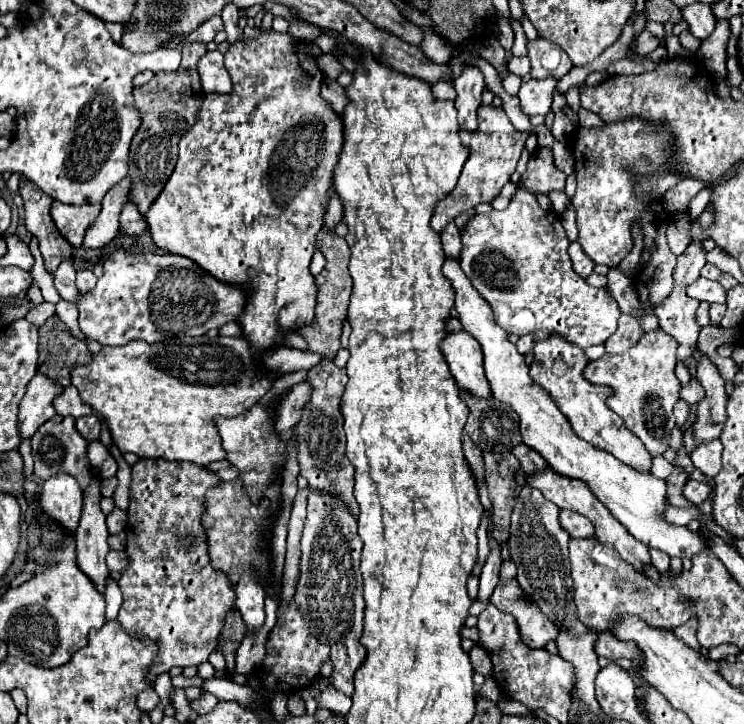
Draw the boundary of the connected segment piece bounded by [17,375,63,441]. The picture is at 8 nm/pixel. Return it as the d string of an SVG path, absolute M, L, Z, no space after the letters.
M35 375L27 385L27 393L19 403L19 419L17 429L21 441L31 439L35 431L55 415L53 399L63 391L63 387L55 387L55 383L47 383L41 375Z

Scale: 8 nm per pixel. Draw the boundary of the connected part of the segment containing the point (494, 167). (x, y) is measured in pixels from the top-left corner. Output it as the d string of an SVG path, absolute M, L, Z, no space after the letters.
M481 105L479 107L477 131L473 131L473 133L459 131L461 141L469 149L469 159L463 165L463 171L459 175L455 189L447 195L447 199L441 199L437 203L433 219L431 219L431 227L437 233L441 233L443 227L449 221L453 221L461 211L473 209L479 203L491 203L499 195L503 185L509 181L511 173L515 171L519 155L525 149L525 141L527 141L529 135L531 135L531 131L515 129L515 125L509 121L509 117L505 115L503 109L497 109L493 105Z

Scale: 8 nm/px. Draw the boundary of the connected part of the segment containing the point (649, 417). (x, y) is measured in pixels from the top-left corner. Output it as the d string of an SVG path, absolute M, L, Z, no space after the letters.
M665 331L643 333L639 343L619 355L603 355L601 359L589 361L583 371L583 377L589 383L607 385L613 393L607 399L607 407L623 417L629 431L633 431L651 455L665 451L665 439L669 439L671 429L675 427L673 405L679 401L681 383L675 377L677 361L677 343Z

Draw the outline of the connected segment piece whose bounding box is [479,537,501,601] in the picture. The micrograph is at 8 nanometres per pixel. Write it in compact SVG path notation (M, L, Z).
M489 537L491 553L487 557L487 563L479 575L481 589L479 589L479 601L489 601L495 585L499 583L499 571L501 571L501 547Z

